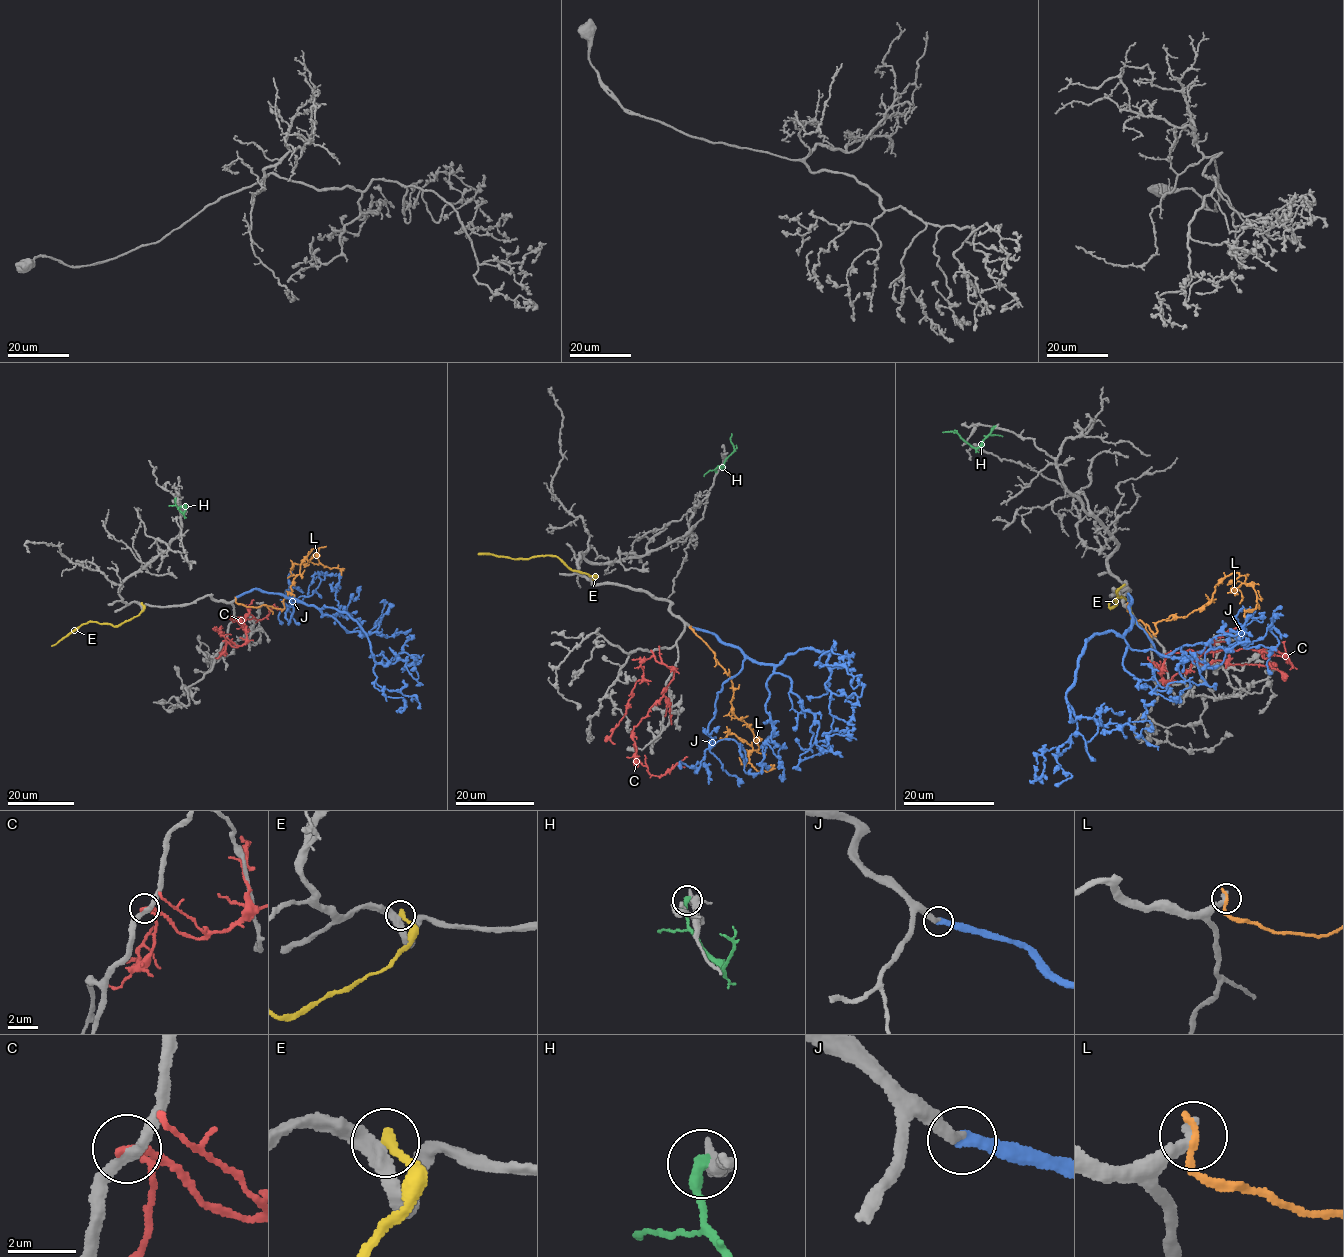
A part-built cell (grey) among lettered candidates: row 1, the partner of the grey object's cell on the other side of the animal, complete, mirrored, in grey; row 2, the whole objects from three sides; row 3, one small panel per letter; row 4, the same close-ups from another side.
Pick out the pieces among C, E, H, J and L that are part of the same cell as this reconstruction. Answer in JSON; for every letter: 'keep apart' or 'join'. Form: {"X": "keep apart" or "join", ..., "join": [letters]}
{"C": "keep apart", "E": "keep apart", "H": "keep apart", "J": "join", "L": "keep apart", "join": ["J"]}

